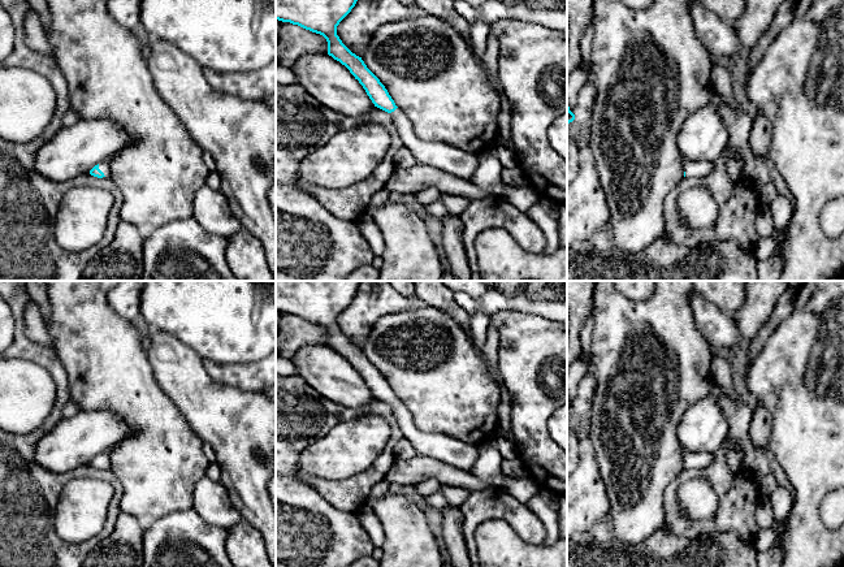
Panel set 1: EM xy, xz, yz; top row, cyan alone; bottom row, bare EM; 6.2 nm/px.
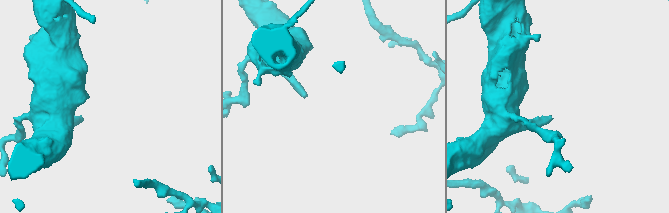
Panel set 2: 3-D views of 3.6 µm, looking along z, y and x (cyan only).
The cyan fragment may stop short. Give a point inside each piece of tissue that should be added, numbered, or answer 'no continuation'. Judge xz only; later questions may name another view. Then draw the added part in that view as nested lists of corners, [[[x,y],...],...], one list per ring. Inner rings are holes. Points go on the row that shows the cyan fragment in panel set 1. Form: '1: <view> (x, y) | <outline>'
1: xz (444, 158) | [[[397,108],[390,113],[395,129],[417,164],[436,168],[454,177],[468,181],[472,178],[480,155],[471,155],[442,143],[430,143],[419,139],[408,117]]]

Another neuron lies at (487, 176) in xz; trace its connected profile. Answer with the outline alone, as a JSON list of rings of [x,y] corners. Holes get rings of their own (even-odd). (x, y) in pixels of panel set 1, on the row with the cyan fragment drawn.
[[[480,155],[479,165],[469,182],[489,191],[494,199],[506,202],[501,178],[502,169],[503,166],[495,157]]]

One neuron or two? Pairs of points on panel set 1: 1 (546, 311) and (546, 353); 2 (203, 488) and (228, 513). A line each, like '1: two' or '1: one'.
1: two
2: one

